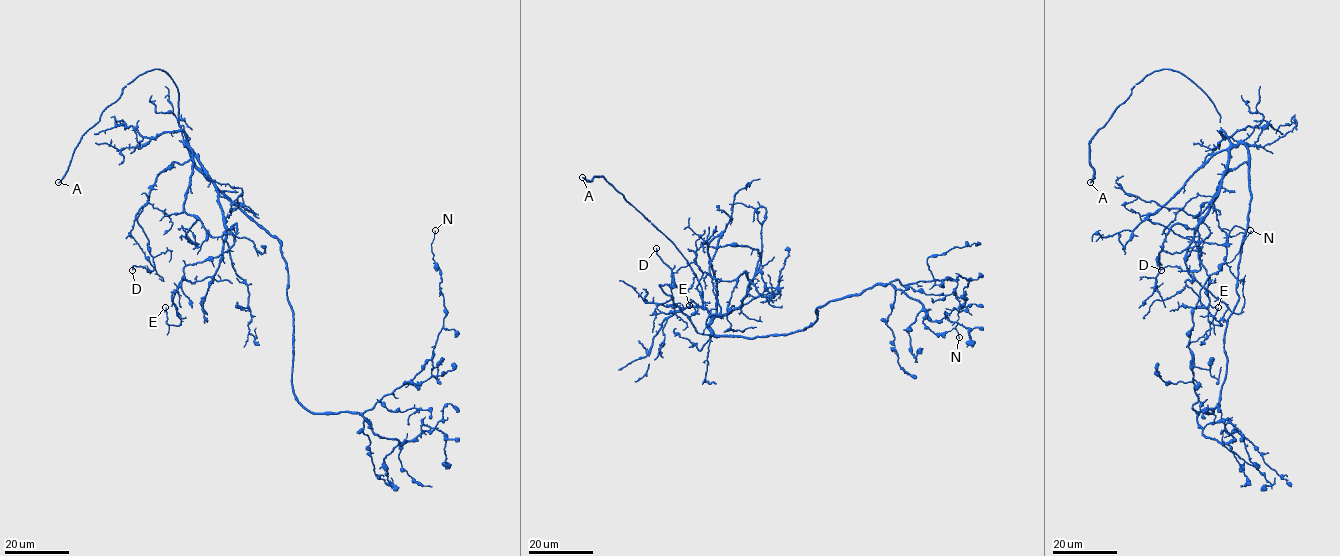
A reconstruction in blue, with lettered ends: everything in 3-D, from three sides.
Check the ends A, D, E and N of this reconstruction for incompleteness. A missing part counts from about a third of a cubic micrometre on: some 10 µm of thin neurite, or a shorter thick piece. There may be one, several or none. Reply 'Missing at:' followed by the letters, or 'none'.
Missing at: A

